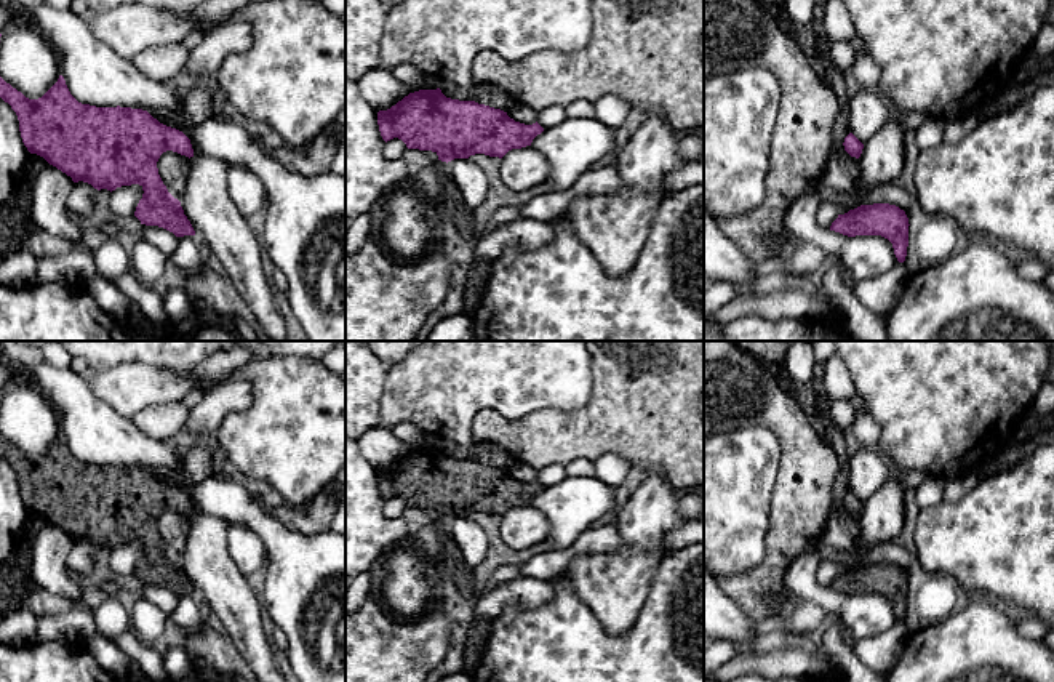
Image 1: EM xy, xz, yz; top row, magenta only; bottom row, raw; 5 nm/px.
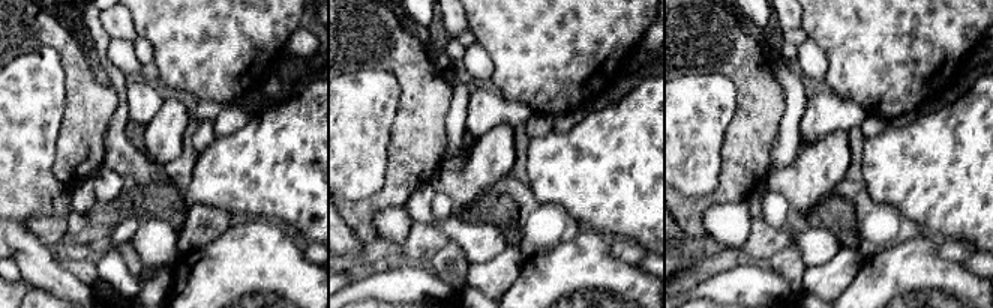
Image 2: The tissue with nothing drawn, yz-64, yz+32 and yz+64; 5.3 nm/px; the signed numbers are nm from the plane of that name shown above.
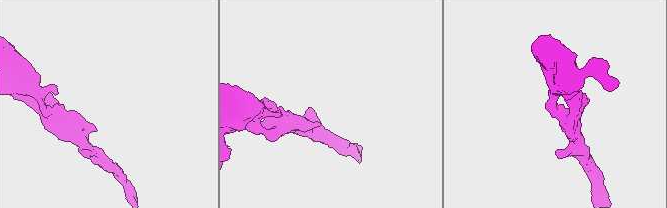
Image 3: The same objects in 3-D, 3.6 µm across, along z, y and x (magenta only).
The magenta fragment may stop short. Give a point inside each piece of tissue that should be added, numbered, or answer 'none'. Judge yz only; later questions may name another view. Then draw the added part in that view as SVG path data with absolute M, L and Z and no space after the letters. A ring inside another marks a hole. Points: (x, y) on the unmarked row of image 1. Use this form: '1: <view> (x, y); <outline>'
none

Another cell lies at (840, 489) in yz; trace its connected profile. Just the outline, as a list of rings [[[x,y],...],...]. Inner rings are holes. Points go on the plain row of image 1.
[[[848,461],[844,464],[840,464],[840,469],[836,472],[836,479],[832,488],[832,504],[843,504],[844,496],[849,493],[849,471],[848,471]]]

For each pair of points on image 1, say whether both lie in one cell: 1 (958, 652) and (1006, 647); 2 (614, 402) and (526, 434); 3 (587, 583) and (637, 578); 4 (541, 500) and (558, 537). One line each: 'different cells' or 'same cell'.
1: same cell
2: same cell
3: same cell
4: same cell

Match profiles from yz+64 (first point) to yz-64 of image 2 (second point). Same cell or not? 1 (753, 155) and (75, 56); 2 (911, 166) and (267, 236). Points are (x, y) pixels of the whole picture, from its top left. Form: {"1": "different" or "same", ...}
{"1": "same", "2": "different"}

